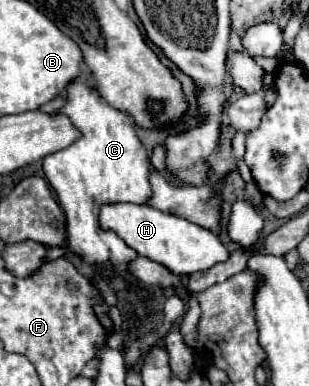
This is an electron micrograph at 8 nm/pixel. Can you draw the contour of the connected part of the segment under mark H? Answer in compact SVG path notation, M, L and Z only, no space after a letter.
M138 204L102 206L100 224L106 230L108 228L114 230L140 256L160 262L176 274L192 274L192 272L208 270L230 258L226 246L218 240L216 234L184 218L178 218L174 214L162 214L160 210L154 210L152 206L138 206Z

